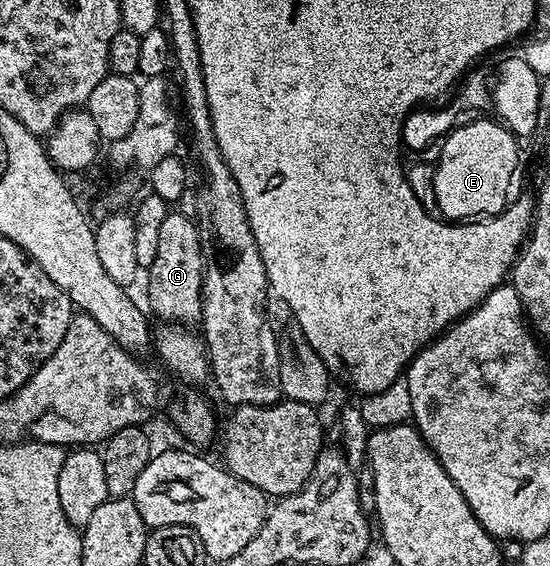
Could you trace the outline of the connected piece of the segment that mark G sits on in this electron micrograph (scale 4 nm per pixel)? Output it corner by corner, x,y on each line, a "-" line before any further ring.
167,211
160,225
160,246
156,246
156,262
148,269
150,281
146,292
150,295
149,311
159,316
159,321
194,326
202,318
202,266
204,257
198,225
182,212

